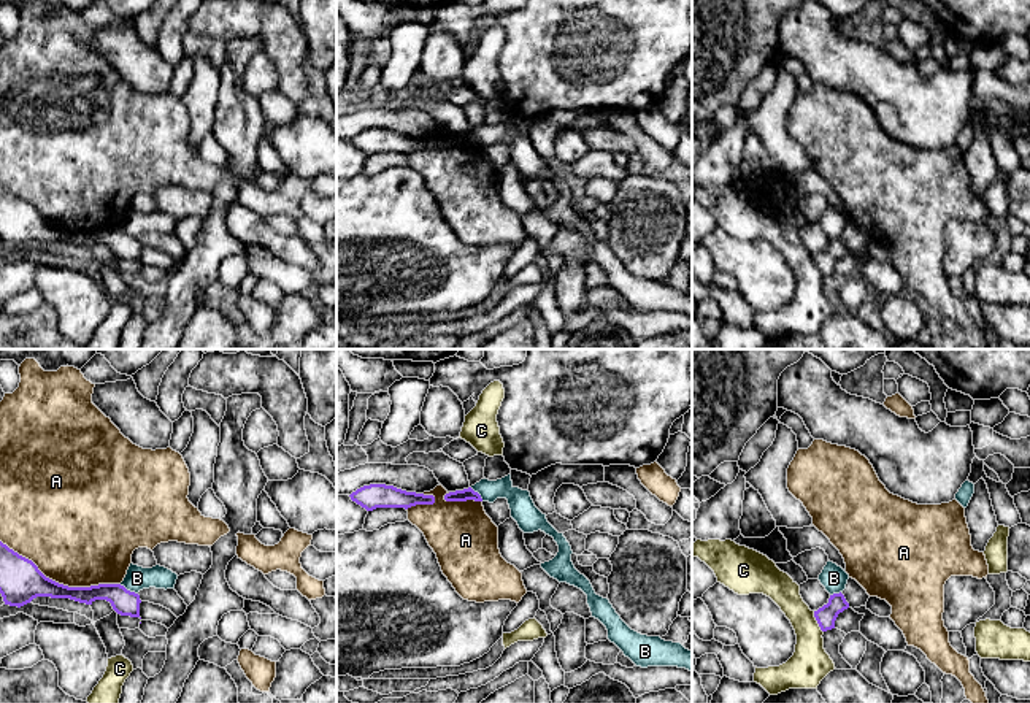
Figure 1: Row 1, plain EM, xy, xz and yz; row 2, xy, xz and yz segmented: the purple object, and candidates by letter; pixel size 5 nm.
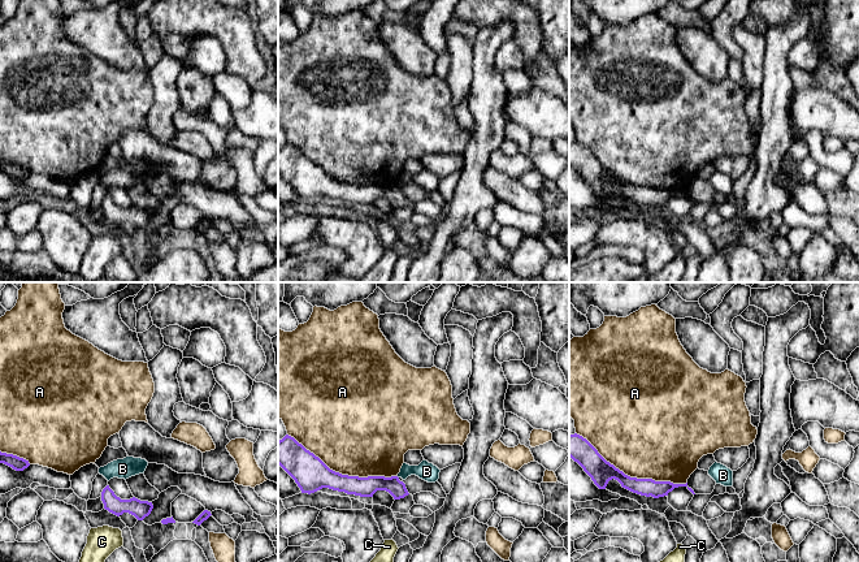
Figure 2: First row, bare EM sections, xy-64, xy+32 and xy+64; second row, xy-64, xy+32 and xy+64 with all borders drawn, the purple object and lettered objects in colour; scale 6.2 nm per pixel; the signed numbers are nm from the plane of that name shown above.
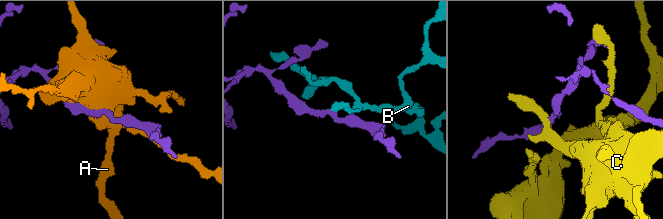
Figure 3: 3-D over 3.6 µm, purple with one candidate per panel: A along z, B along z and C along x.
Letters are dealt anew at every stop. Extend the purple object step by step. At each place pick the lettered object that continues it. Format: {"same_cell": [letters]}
{"same_cell": []}

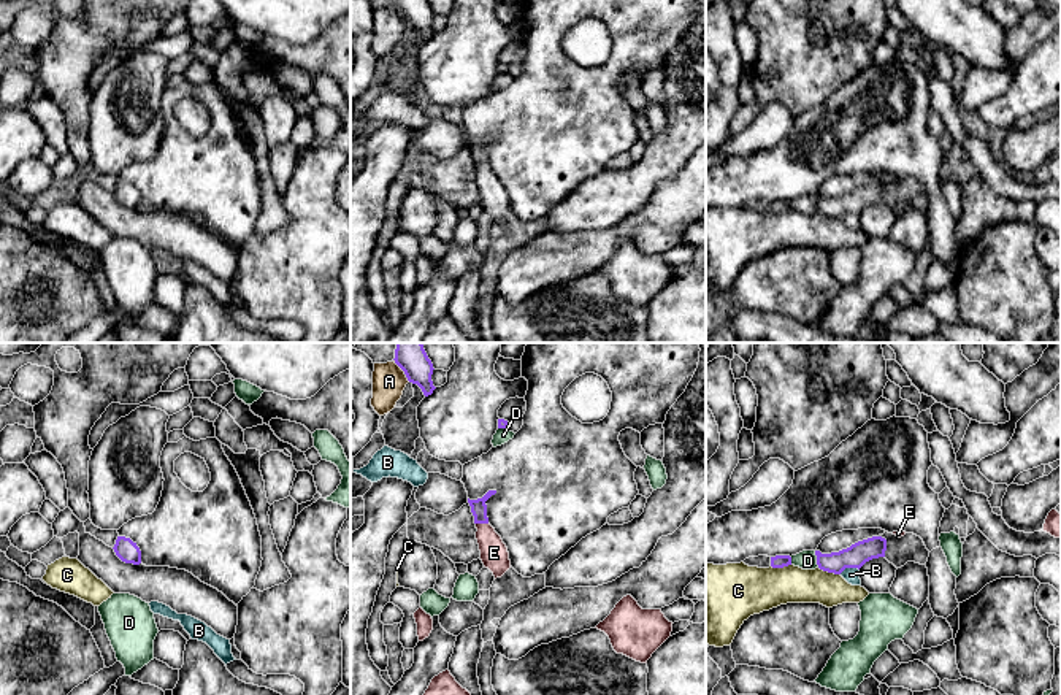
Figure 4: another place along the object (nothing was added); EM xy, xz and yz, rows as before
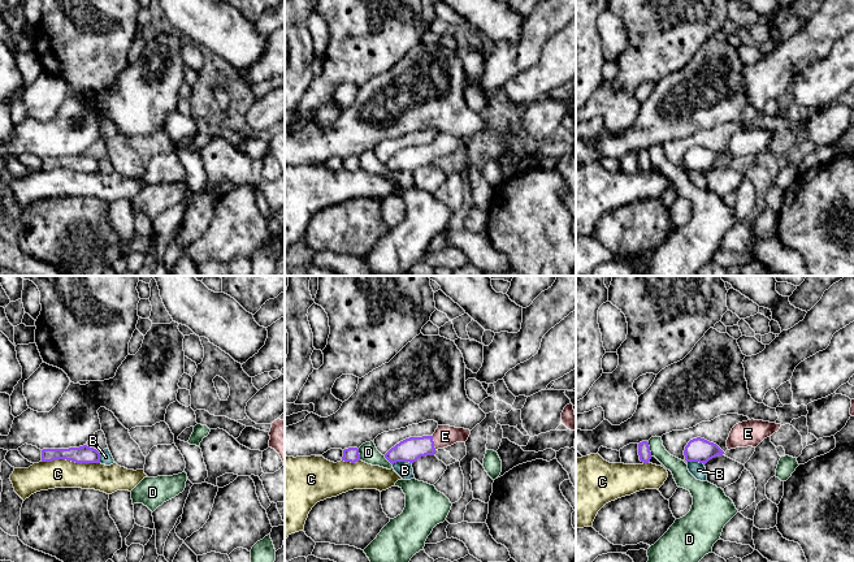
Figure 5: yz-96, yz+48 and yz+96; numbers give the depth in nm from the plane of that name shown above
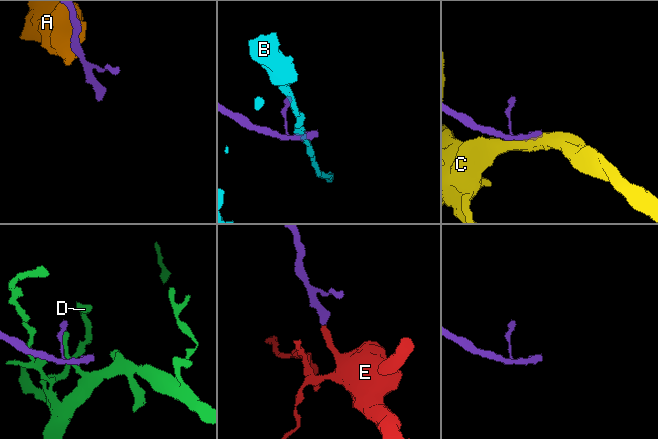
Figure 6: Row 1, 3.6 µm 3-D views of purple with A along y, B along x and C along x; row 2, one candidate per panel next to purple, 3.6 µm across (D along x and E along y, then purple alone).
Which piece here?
{"same_cell": ["E"]}

